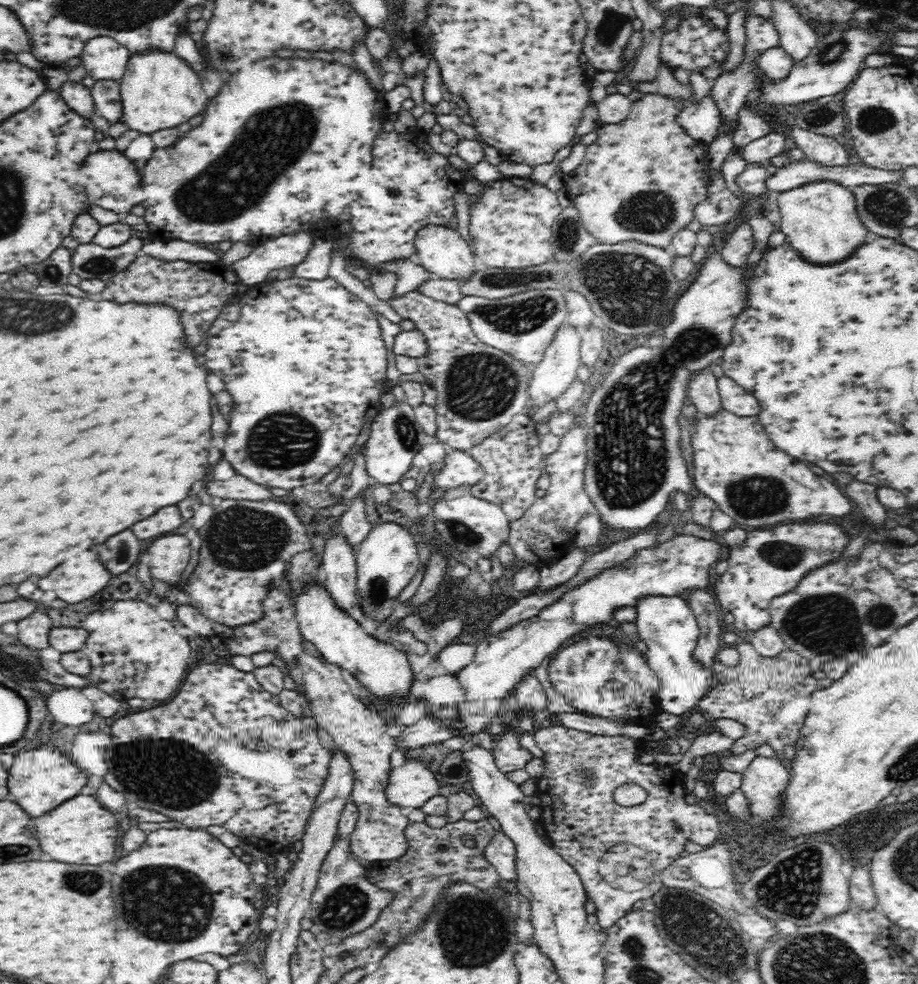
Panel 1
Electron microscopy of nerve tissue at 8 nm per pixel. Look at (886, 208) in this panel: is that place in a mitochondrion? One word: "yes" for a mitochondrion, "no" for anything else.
yes

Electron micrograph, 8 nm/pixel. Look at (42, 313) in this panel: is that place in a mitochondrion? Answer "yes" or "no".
yes

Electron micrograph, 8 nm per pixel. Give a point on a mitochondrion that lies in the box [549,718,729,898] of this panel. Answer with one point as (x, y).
(584, 777)

